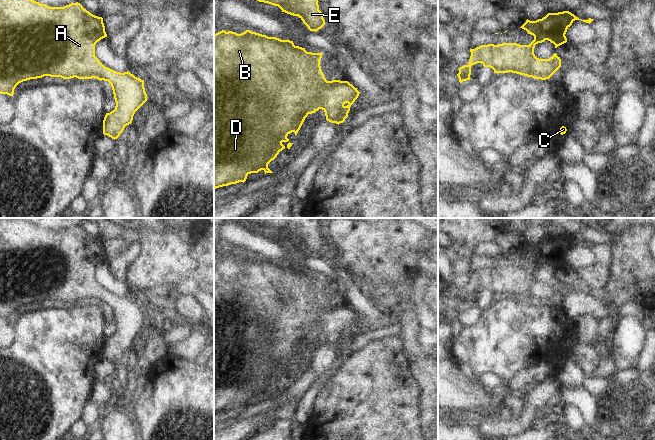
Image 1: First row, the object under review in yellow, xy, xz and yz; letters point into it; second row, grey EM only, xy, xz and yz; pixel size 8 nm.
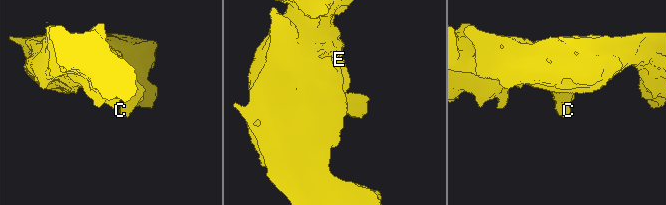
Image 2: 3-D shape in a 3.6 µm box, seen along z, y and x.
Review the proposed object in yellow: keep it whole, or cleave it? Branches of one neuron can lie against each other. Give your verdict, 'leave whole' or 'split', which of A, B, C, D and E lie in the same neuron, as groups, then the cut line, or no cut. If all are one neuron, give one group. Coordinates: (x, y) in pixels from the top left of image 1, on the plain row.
leave whole | A B C D E | no cut

